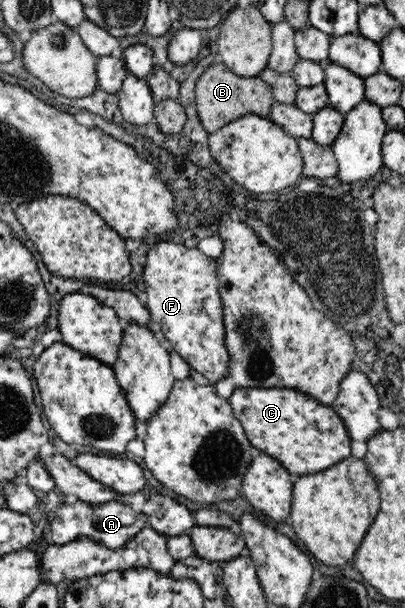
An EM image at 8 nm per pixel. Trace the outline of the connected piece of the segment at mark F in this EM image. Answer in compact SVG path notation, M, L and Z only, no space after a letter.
M159 242L148 251L145 262L144 306L150 312L152 325L160 328L171 347L192 370L201 373L213 385L222 381L229 375L230 358L225 344L217 261L203 255L197 248Z

